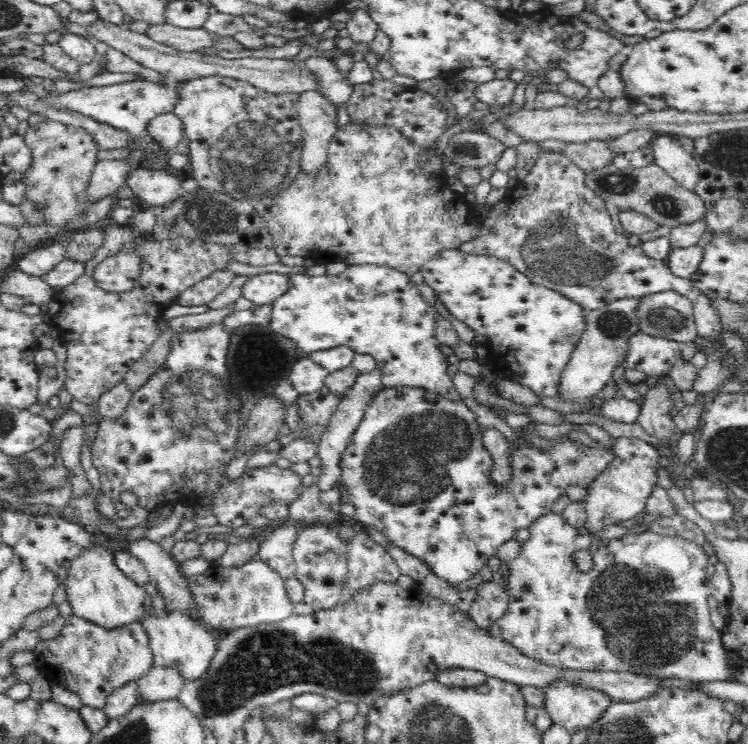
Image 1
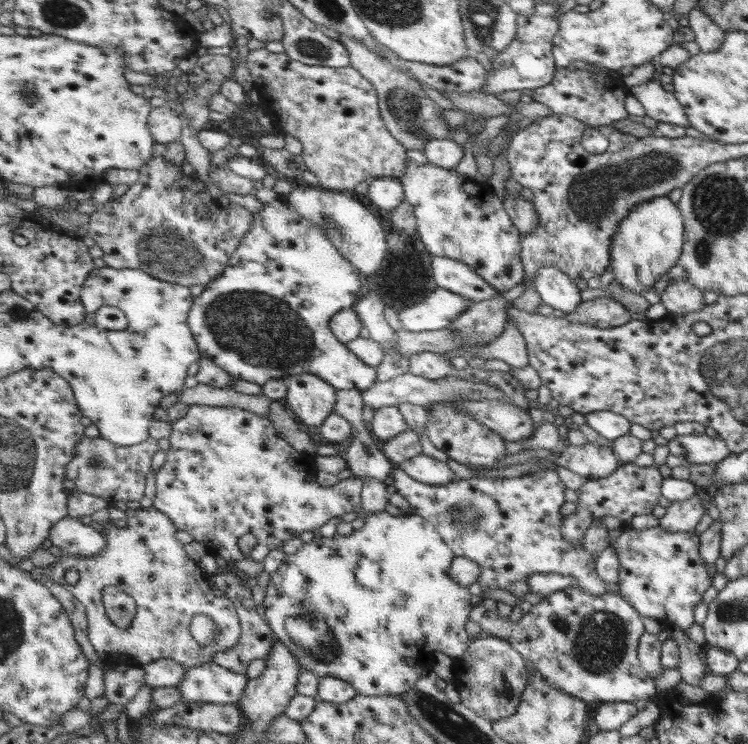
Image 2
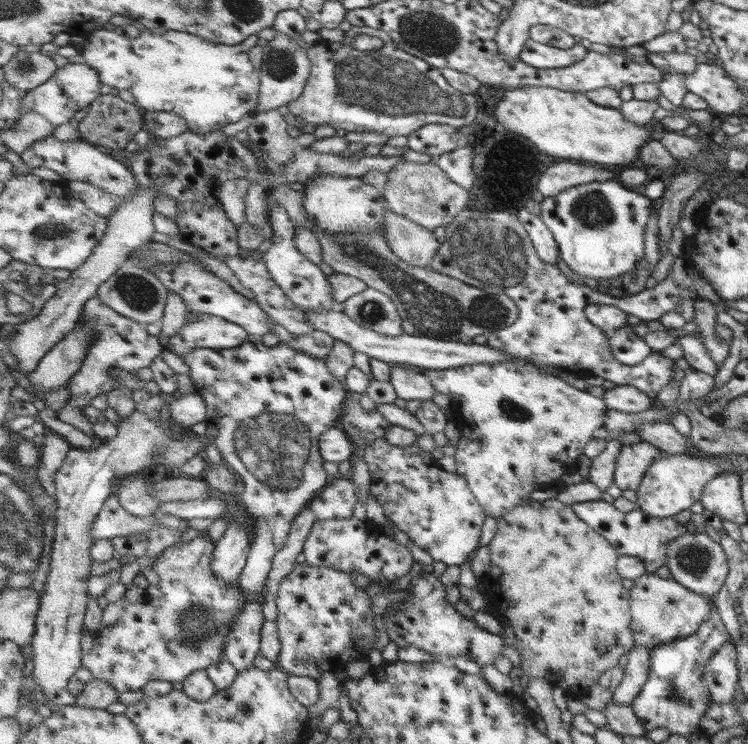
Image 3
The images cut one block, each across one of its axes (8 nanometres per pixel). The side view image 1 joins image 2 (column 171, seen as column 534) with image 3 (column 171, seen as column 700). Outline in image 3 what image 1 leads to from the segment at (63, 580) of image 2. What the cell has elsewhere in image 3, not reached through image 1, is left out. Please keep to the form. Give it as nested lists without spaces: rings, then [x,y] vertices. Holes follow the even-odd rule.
[[[205,534],[203,536],[195,537],[192,541],[186,540],[185,542],[179,542],[177,545],[169,546],[169,549],[165,549],[161,555],[153,558],[153,572],[157,574],[157,588],[161,593],[164,594],[162,599],[159,600],[151,600],[149,596],[146,594],[144,598],[138,604],[131,604],[128,602],[119,599],[116,602],[111,602],[107,604],[105,609],[103,610],[103,621],[101,624],[101,630],[98,638],[94,639],[94,645],[92,649],[89,650],[88,653],[83,653],[82,658],[82,666],[88,669],[91,672],[92,678],[97,678],[97,680],[103,680],[103,682],[109,682],[109,686],[113,686],[113,690],[117,690],[117,694],[125,694],[127,691],[142,691],[147,687],[148,683],[157,680],[163,680],[169,683],[173,682],[181,682],[187,679],[192,672],[195,671],[204,671],[206,668],[213,666],[215,663],[222,661],[225,658],[225,650],[226,650],[226,638],[227,635],[231,632],[231,624],[233,624],[233,618],[235,616],[239,616],[241,612],[243,612],[243,608],[251,602],[251,597],[257,597],[259,604],[265,604],[265,598],[267,593],[267,583],[265,583],[265,589],[263,589],[264,596],[246,596],[243,591],[241,591],[241,586],[237,585],[229,585],[229,583],[225,583],[223,579],[219,579],[219,575],[215,575],[215,571],[211,567],[211,563],[213,562],[214,553],[216,550],[216,544],[212,542]]]

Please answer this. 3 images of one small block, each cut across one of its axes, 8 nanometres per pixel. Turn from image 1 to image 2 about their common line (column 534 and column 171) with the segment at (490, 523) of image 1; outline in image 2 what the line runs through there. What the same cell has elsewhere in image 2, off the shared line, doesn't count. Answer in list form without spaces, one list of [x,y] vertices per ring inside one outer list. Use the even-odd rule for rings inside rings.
[[[190,405],[189,412],[173,422],[172,427],[170,449],[165,452],[165,462],[155,475],[153,506],[167,513],[178,530],[188,532],[214,557],[232,564],[247,559],[239,550],[239,538],[252,533],[258,540],[252,561],[264,563],[272,551],[281,548],[287,540],[298,537],[301,532],[317,530],[335,516],[358,513],[364,508],[363,480],[350,476],[330,487],[321,487],[316,458],[299,452],[290,441],[279,436],[269,417],[239,407]]]

